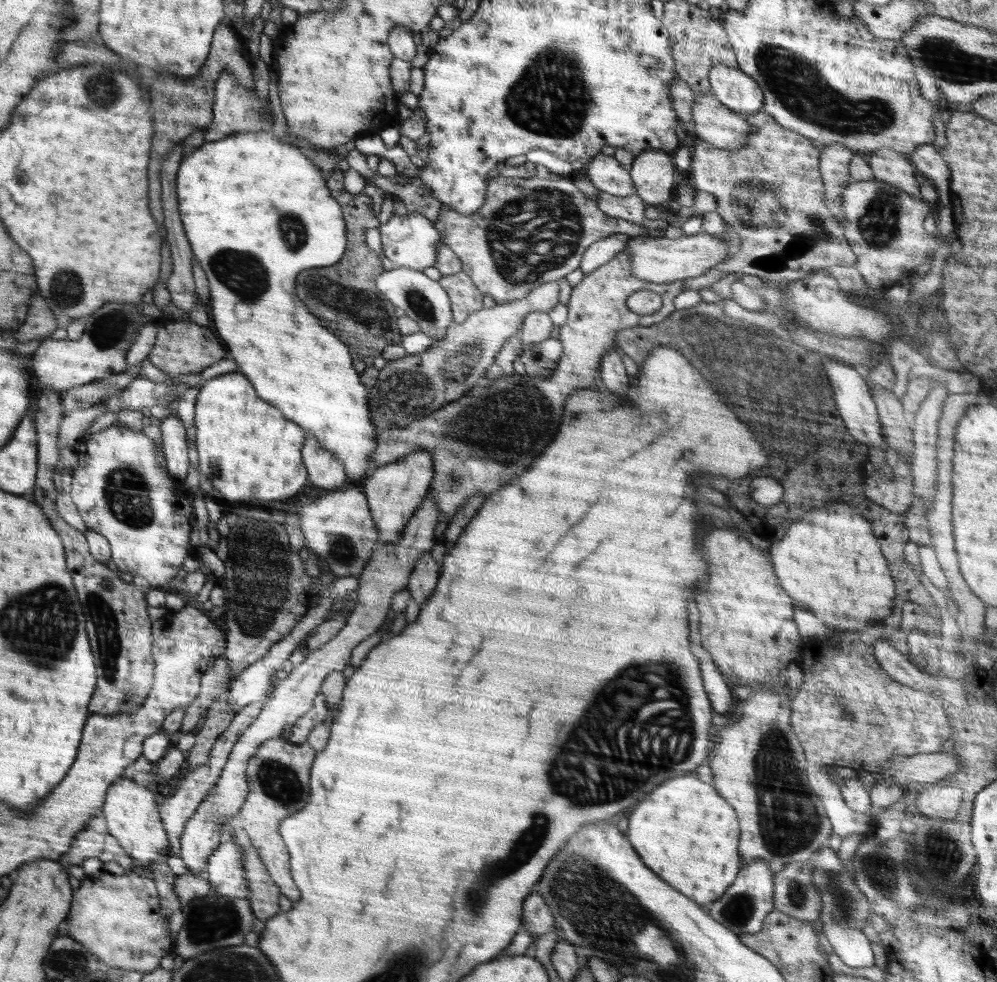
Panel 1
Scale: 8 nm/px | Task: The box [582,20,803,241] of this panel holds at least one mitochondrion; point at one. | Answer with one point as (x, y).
(757, 204)

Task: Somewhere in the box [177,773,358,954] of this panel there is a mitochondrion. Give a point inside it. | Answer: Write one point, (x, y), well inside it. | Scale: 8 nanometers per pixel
(212, 918)

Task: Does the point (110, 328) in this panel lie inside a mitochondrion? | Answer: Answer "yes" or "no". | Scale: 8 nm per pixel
yes

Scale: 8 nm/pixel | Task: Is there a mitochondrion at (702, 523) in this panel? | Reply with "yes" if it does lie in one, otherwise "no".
no

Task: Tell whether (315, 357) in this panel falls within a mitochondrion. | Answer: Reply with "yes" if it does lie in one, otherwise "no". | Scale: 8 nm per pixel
no

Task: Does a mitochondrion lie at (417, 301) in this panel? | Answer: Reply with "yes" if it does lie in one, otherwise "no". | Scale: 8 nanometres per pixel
yes

